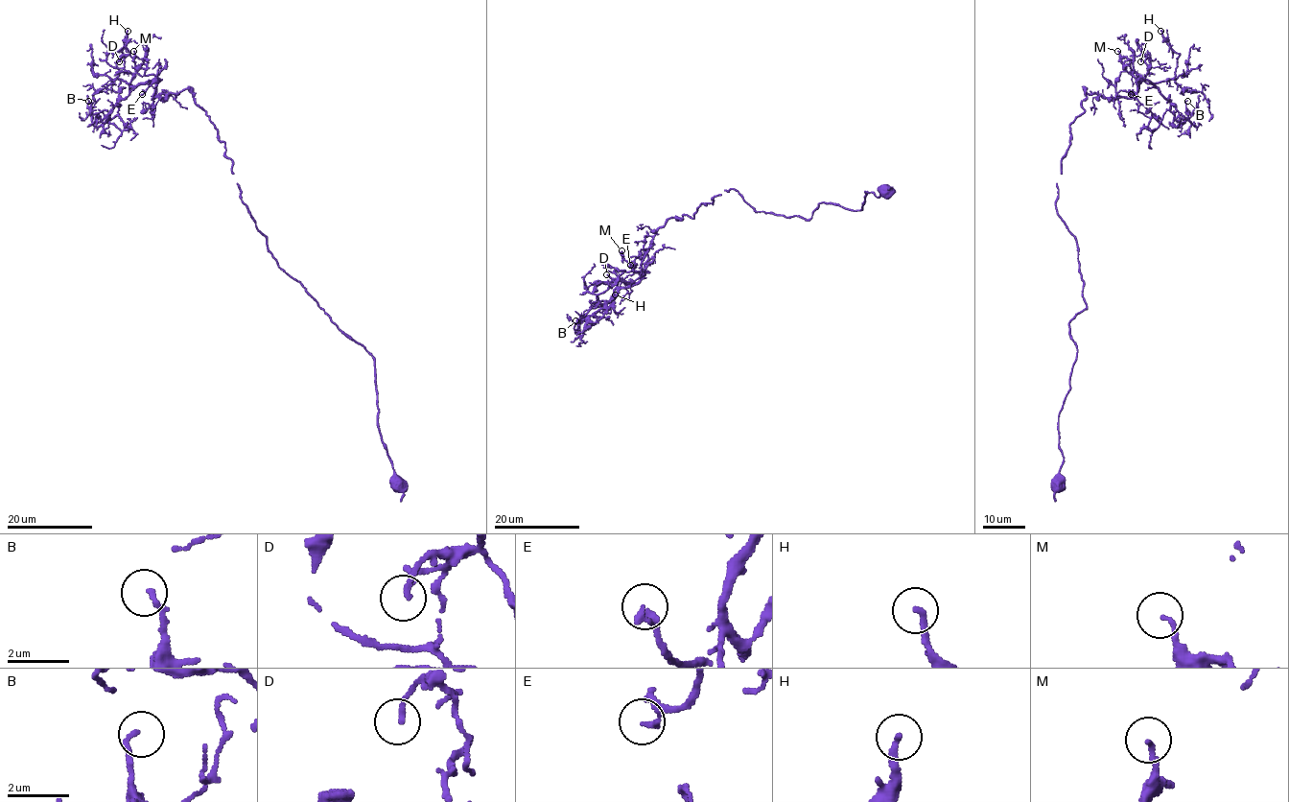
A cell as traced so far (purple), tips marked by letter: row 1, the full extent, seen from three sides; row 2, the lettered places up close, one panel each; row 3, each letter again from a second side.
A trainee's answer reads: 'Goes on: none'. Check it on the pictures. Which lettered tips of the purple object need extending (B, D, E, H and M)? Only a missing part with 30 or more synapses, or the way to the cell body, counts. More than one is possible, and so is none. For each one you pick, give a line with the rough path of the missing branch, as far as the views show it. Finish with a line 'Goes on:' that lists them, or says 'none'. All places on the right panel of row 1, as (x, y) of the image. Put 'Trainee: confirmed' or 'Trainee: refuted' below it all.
E: missing branch runs (1131, 94), (1117, 75), (1107, 86)
Goes on: E
Trainee: refuted

